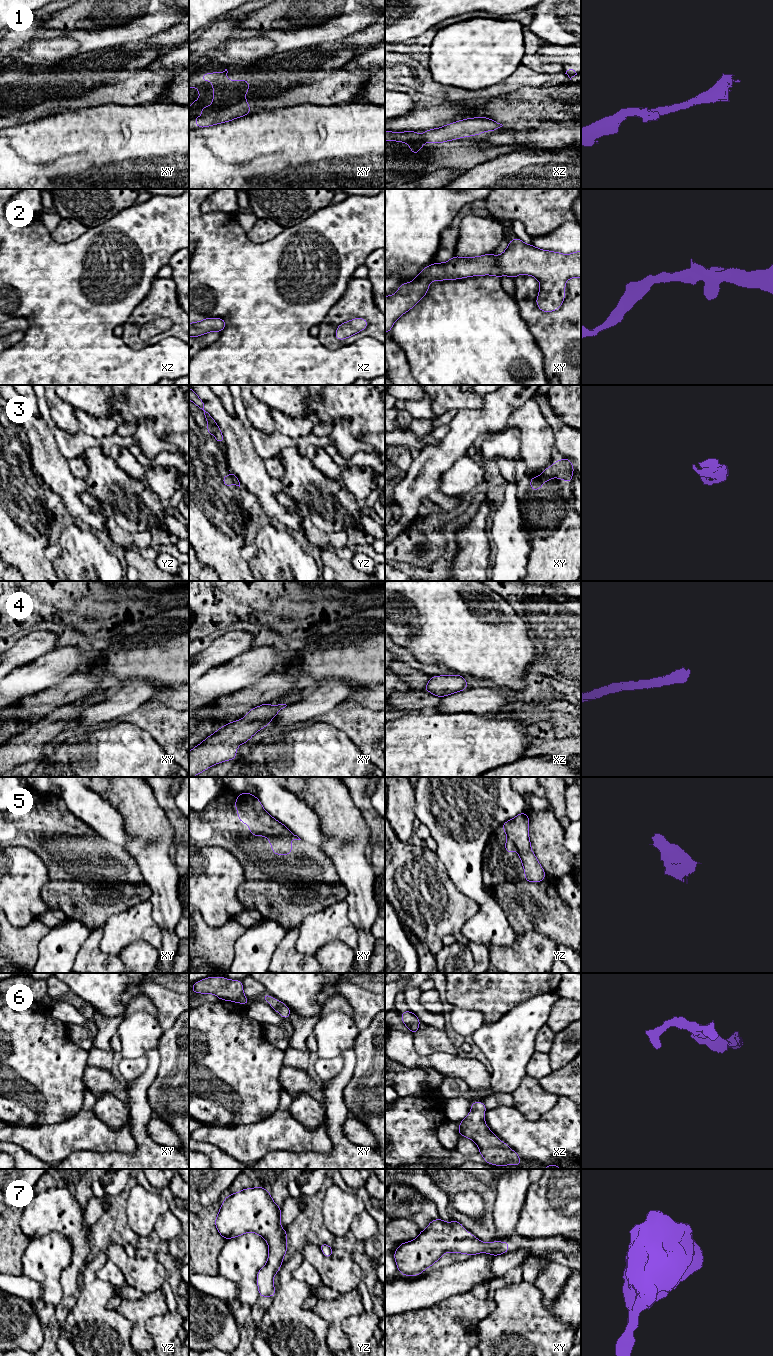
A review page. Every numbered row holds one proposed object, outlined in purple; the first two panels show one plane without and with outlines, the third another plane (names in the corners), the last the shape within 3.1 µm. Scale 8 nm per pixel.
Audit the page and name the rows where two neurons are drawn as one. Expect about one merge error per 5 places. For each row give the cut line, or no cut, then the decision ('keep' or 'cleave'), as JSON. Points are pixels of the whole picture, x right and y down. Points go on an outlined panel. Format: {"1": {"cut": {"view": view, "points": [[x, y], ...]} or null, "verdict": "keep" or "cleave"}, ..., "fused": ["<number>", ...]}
{"1": {"cut": {"view": "xy", "points": [[244, 98], [233, 105], [211, 111], [207, 114]]}, "verdict": "cleave"}, "2": {"cut": null, "verdict": "keep"}, "3": {"cut": null, "verdict": "keep"}, "4": {"cut": null, "verdict": "keep"}, "5": {"cut": null, "verdict": "keep"}, "6": {"cut": null, "verdict": "keep"}, "7": {"cut": null, "verdict": "keep"}, "fused": ["1"]}

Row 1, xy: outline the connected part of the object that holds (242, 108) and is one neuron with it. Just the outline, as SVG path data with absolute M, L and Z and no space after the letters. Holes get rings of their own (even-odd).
M246 99L234 106L211 112L207 115L195 117L194 121L198 128L204 128L215 124L220 124L234 120L236 118L252 113Z

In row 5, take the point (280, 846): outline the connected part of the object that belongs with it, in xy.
M238 793L234 802L238 811L238 819L250 827L250 834L268 837L272 846L272 854L288 855L292 853L290 839L301 840L284 824L270 816L261 802L251 793Z

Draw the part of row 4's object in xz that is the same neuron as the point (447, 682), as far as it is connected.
M461 675L432 676L423 691L431 692L434 697L444 697L468 688L467 681Z

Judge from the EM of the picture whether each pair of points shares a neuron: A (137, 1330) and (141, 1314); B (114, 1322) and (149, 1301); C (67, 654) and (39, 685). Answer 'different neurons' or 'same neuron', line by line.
A: same neuron
B: different neurons
C: same neuron

